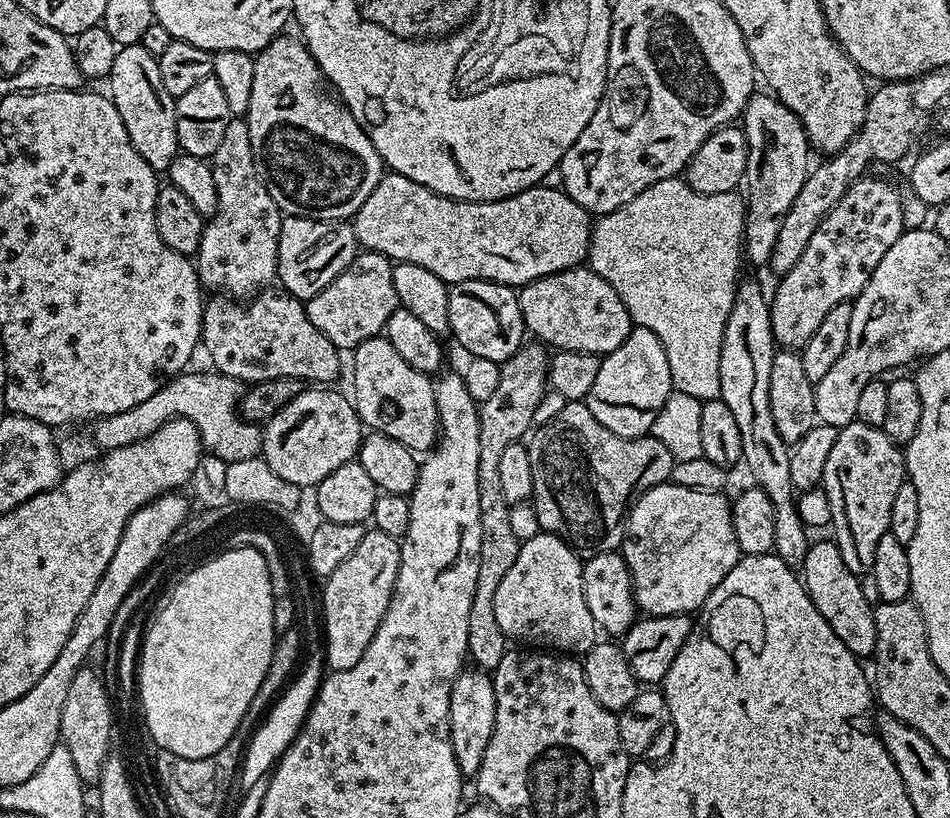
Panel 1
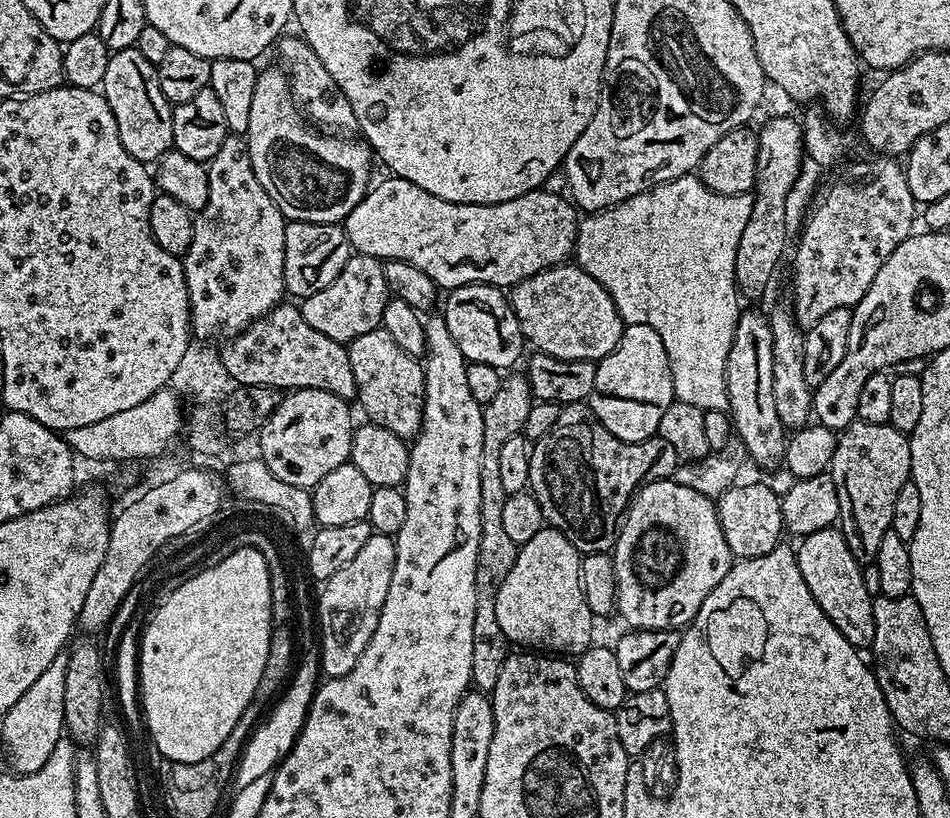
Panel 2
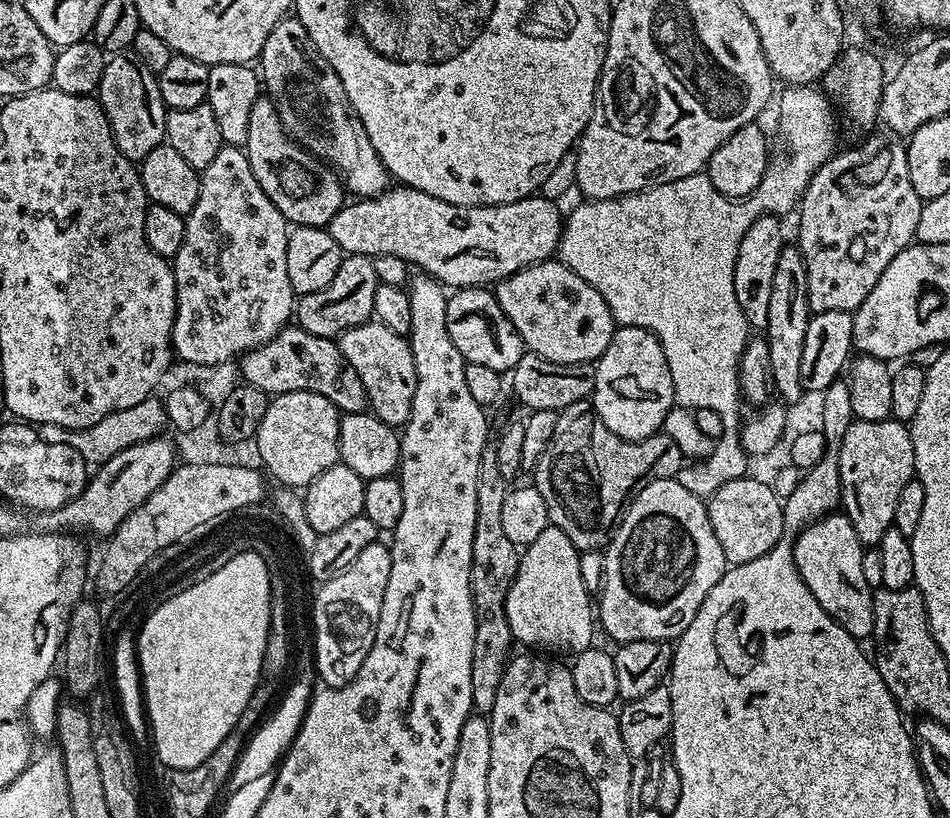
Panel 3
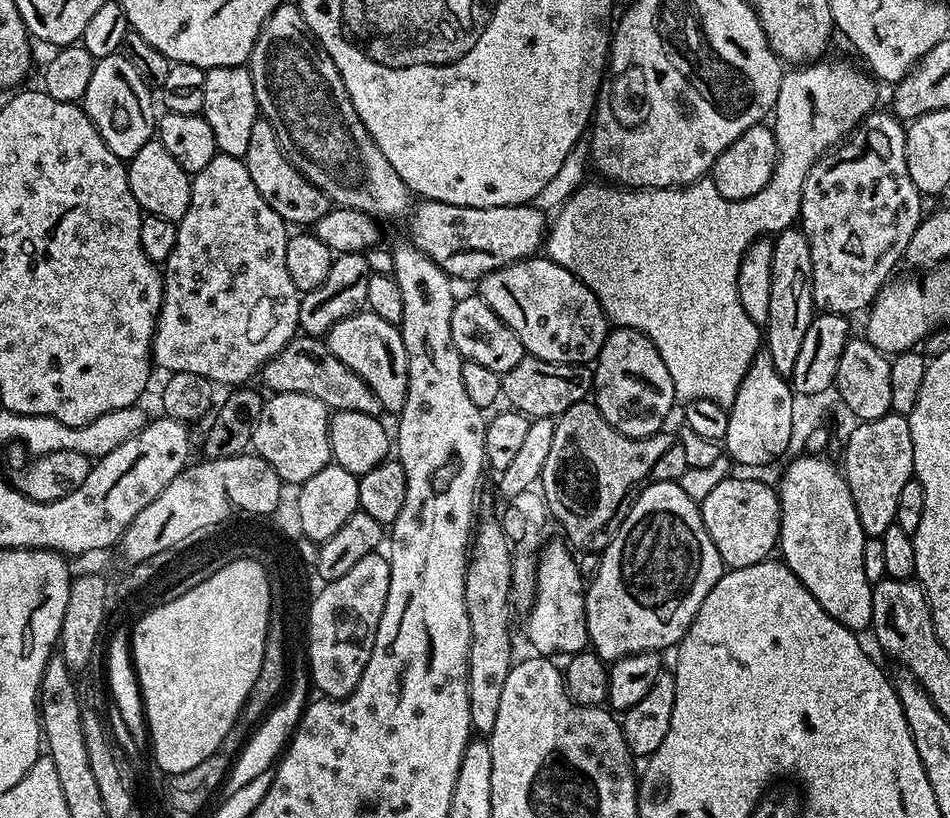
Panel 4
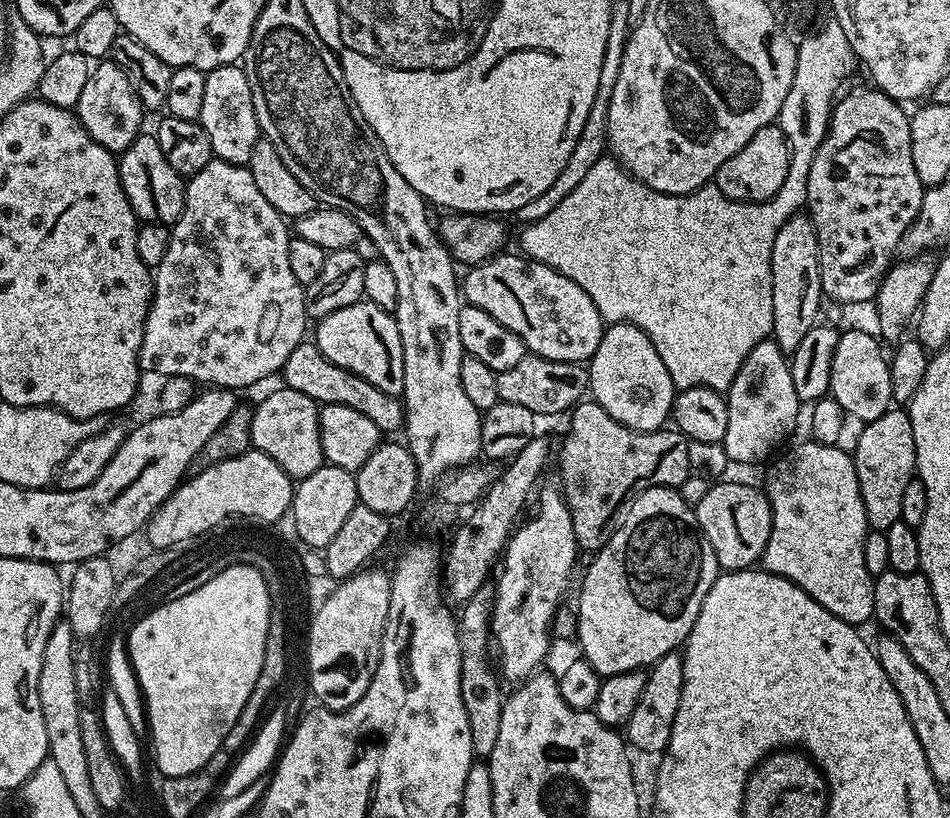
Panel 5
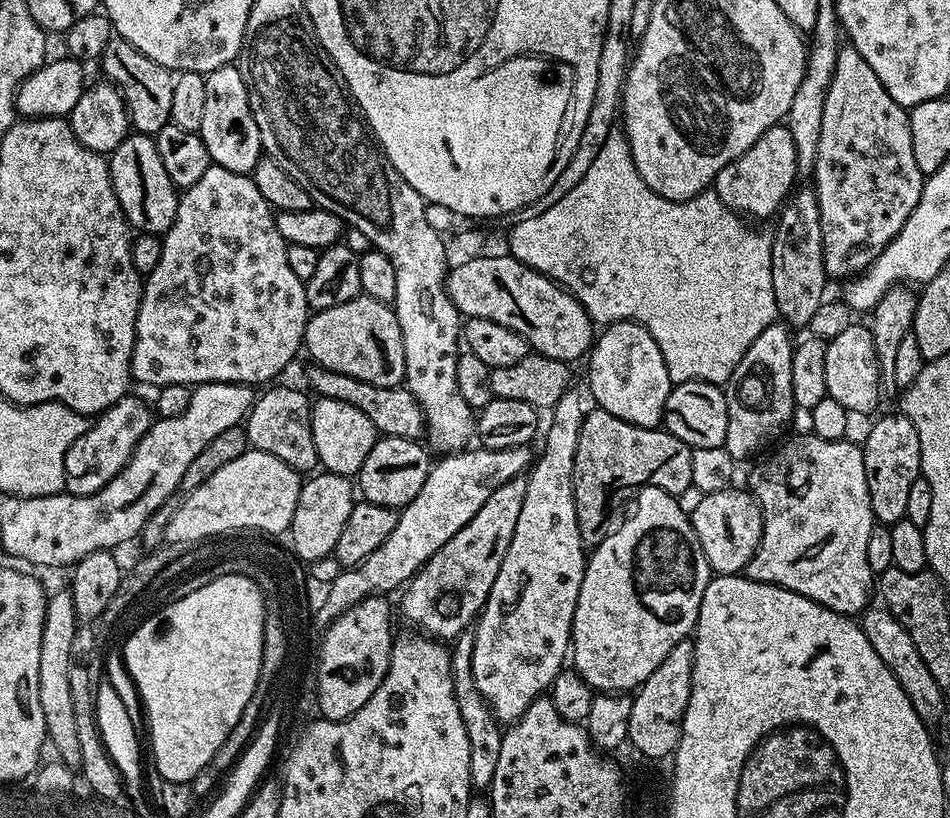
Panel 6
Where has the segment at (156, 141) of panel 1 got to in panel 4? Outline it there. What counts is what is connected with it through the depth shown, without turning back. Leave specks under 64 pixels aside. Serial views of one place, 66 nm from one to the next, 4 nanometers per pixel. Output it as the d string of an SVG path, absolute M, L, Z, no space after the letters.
M123 54L97 60L94 74L90 74L90 86L86 86L82 107L96 123L96 129L102 134L102 142L114 150L119 160L132 160L134 154L138 154L138 150L142 150L142 146L157 135L158 111L148 88L151 88L149 81L144 79L140 68Z

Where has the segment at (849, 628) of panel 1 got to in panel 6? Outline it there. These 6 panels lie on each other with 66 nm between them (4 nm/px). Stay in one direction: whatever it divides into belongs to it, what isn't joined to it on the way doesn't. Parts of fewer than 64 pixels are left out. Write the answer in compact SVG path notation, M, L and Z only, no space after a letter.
M813 434L793 435L793 440L788 440L773 456L768 456L749 478L747 487L760 504L760 509L764 515L764 525L762 526L762 538L758 542L758 550L754 558L750 558L746 574L752 580L766 582L767 584L777 584L791 592L802 594L822 606L837 612L839 616L856 618L869 607L871 596L874 596L874 573L870 570L870 562L866 562L866 545L870 538L870 530L874 523L872 507L870 506L870 490L866 486L866 466L864 465L864 450L859 444L851 444L849 440L840 439L827 441Z

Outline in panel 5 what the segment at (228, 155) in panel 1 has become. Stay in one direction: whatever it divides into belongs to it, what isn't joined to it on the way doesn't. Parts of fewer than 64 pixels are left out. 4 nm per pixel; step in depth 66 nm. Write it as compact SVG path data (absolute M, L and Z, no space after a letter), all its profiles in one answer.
M214 158L206 162L206 166L202 166L202 170L198 170L198 174L194 174L187 181L184 189L184 209L175 224L171 225L170 231L170 246L166 246L166 254L154 270L152 305L148 311L140 347L141 369L158 371L166 377L184 375L197 385L215 386L221 390L241 390L240 388L248 388L275 372L277 375L283 369L286 358L290 358L290 354L294 354L296 347L305 339L304 324L306 325L308 320L308 311L304 309L305 285L300 284L290 270L289 221L281 216L278 210L274 210L270 202L266 202L262 190L258 190L258 185L254 183L254 174L250 174L247 166Z

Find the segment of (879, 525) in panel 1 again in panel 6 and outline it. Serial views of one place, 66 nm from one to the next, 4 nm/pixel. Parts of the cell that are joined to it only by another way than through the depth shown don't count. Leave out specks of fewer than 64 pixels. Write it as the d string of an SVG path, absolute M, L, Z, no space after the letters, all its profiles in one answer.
M903 414L897 416L884 416L873 419L870 438L862 445L864 450L864 465L866 466L866 486L870 490L870 506L872 515L881 524L889 526L898 523L906 517L906 501L910 495L910 486L914 478L920 475L920 463L922 462L922 446L918 443L918 430L914 430L914 422Z

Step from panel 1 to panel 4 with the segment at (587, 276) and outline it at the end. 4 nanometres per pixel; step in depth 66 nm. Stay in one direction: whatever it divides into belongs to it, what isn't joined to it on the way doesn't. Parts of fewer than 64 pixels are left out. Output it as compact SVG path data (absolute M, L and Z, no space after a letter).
M547 256L528 257L480 278L478 295L516 334L525 351L543 361L591 363L600 355L610 324L597 296L572 272Z

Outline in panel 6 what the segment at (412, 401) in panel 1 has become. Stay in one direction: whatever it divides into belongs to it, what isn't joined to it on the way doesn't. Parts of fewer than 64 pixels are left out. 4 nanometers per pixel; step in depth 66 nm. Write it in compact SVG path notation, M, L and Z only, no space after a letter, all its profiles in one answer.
M358 295L350 302L342 302L342 306L330 306L330 310L309 315L308 325L304 327L303 351L312 355L313 365L329 368L338 374L350 374L350 378L358 378L367 384L395 388L404 378L404 347L402 346L402 330L398 326L395 311L366 295Z

